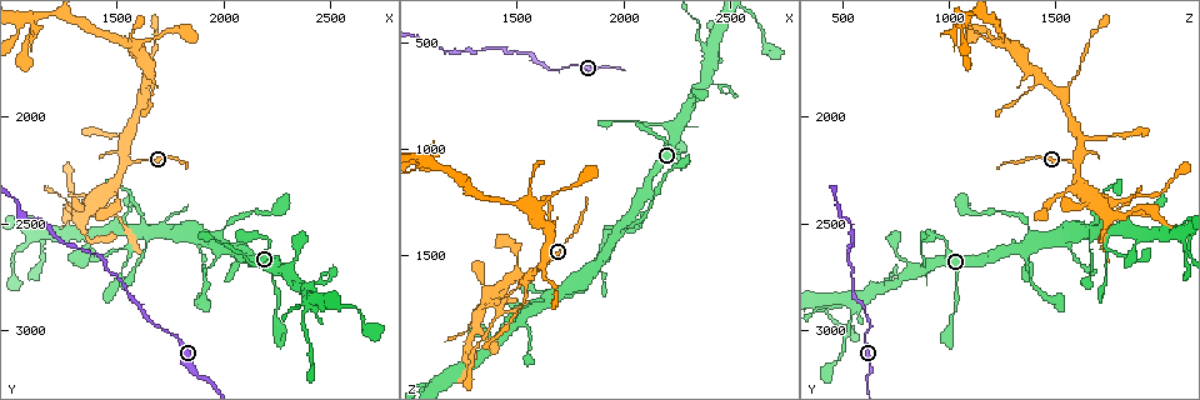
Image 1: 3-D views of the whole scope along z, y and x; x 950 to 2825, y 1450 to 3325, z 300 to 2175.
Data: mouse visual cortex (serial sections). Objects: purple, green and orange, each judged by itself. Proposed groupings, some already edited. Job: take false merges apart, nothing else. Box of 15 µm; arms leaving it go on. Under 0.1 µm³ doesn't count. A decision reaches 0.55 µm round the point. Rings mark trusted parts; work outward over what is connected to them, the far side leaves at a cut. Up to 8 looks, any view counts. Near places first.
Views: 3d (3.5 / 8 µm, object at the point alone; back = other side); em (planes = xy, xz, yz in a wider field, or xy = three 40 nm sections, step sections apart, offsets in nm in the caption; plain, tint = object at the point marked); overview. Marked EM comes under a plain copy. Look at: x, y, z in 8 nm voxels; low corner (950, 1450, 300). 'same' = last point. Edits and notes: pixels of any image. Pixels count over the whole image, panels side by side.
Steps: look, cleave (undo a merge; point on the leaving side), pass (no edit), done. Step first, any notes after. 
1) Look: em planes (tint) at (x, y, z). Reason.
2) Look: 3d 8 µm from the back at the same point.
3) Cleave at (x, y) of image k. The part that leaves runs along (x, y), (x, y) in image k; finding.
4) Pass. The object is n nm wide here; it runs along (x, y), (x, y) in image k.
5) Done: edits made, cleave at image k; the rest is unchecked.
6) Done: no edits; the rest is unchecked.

Look: 3d 3.5 µm at (1550, 2220, 1590). Abrupt turn.

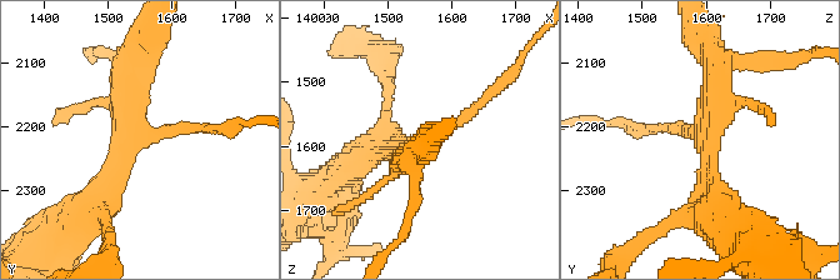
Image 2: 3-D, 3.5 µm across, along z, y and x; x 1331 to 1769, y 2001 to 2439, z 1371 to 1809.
Look: em xy step 2 (tint) at (1555, 2210, 1595). Shape alone is not enough.

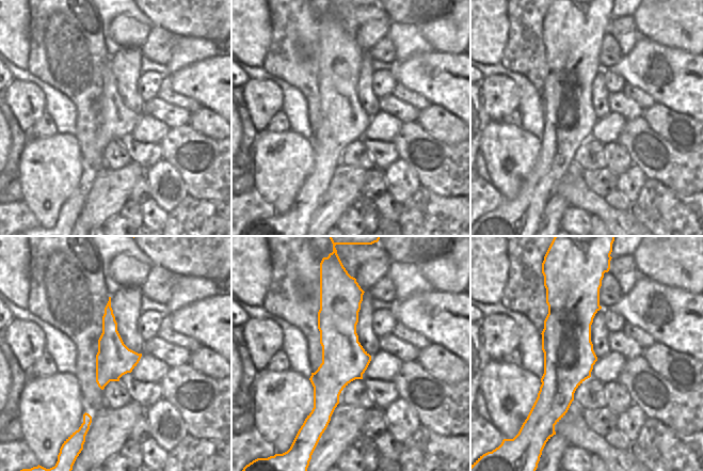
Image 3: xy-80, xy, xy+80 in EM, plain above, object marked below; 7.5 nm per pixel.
Pass. The object is 340 nm wide here; it runs along (342, 285), (339, 367), (324, 421) in image 3; all the same cell.

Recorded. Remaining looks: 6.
Look: 3d 8 µm from the back at (1410, 2420, 1680). Branch point.

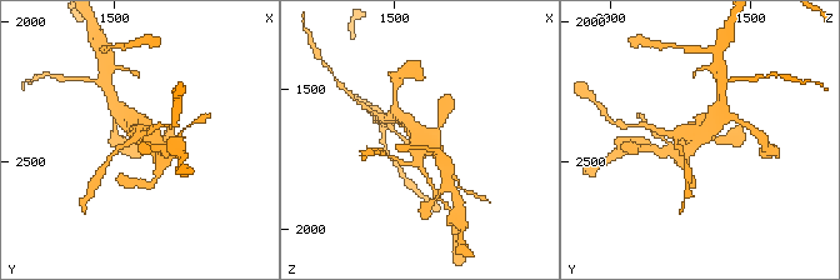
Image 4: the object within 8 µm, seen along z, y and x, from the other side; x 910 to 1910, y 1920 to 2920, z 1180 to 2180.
Look: 3d 3.5 µm from the back at (1400, 2410, 1690).

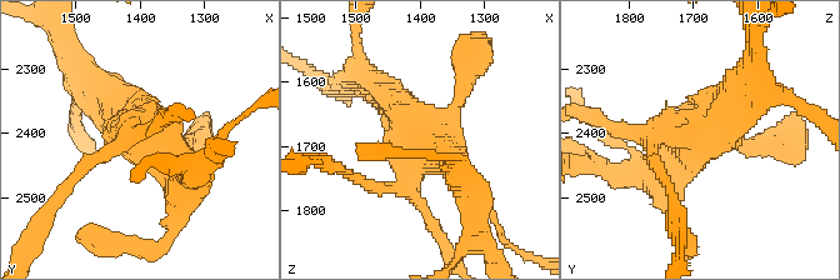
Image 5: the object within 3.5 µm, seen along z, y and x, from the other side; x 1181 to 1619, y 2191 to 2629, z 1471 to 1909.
Pass. It runs along (379, 93), (471, 189) in image 5; all the same cell.

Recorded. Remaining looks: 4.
Look: 3d 3.5 µm at (2390, 2890, 530). Thin arm on a thick one.

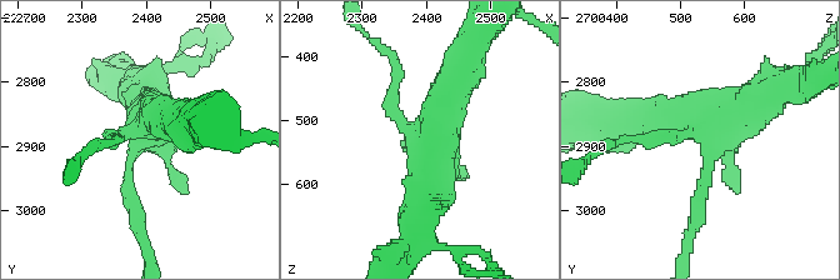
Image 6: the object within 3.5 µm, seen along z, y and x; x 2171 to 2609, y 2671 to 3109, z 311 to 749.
Look: em xy step 2 (tint) at (2395, 2890, 540). Now the EM.

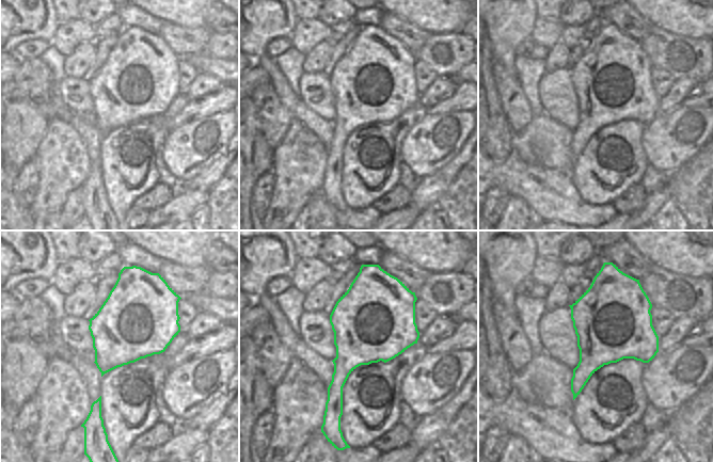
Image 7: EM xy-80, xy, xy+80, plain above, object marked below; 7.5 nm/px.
Pass. It runs along (421, 218), (436, 119), (460, 70) in image 6; one cell here.

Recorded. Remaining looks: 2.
Done: no edits; the rest is unchecked.

